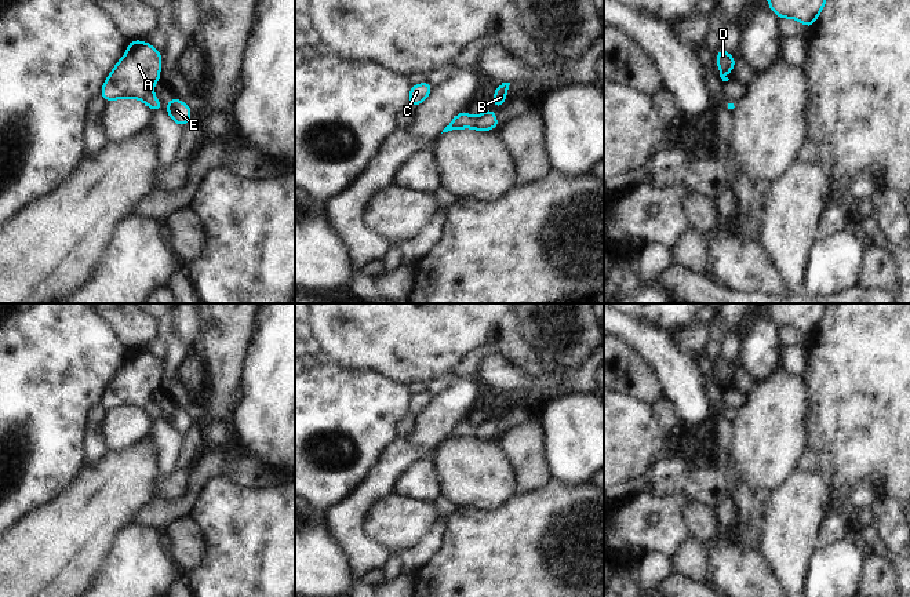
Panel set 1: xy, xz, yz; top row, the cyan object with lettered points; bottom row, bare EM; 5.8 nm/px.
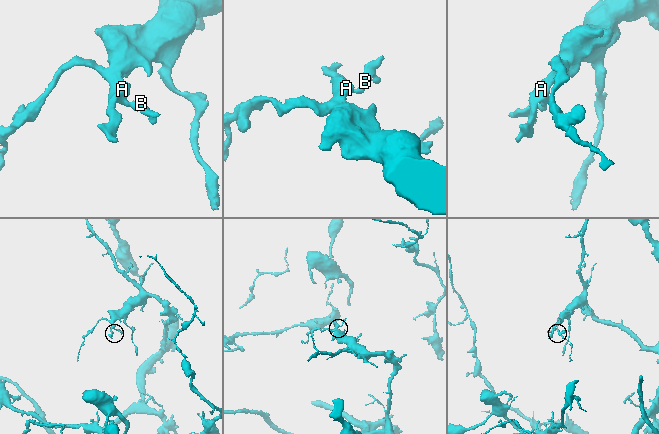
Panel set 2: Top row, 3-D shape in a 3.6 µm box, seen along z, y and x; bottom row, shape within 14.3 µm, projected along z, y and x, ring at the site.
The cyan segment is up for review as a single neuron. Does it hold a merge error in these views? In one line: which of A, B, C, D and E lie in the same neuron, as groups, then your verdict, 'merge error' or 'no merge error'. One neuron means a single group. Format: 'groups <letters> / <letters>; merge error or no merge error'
groups A B C D E; no merge error

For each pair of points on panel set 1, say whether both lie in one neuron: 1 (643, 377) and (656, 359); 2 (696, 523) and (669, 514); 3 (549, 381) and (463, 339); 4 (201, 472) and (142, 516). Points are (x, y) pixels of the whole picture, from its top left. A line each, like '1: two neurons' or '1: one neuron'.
1: two neurons
2: two neurons
3: two neurons
4: one neuron

